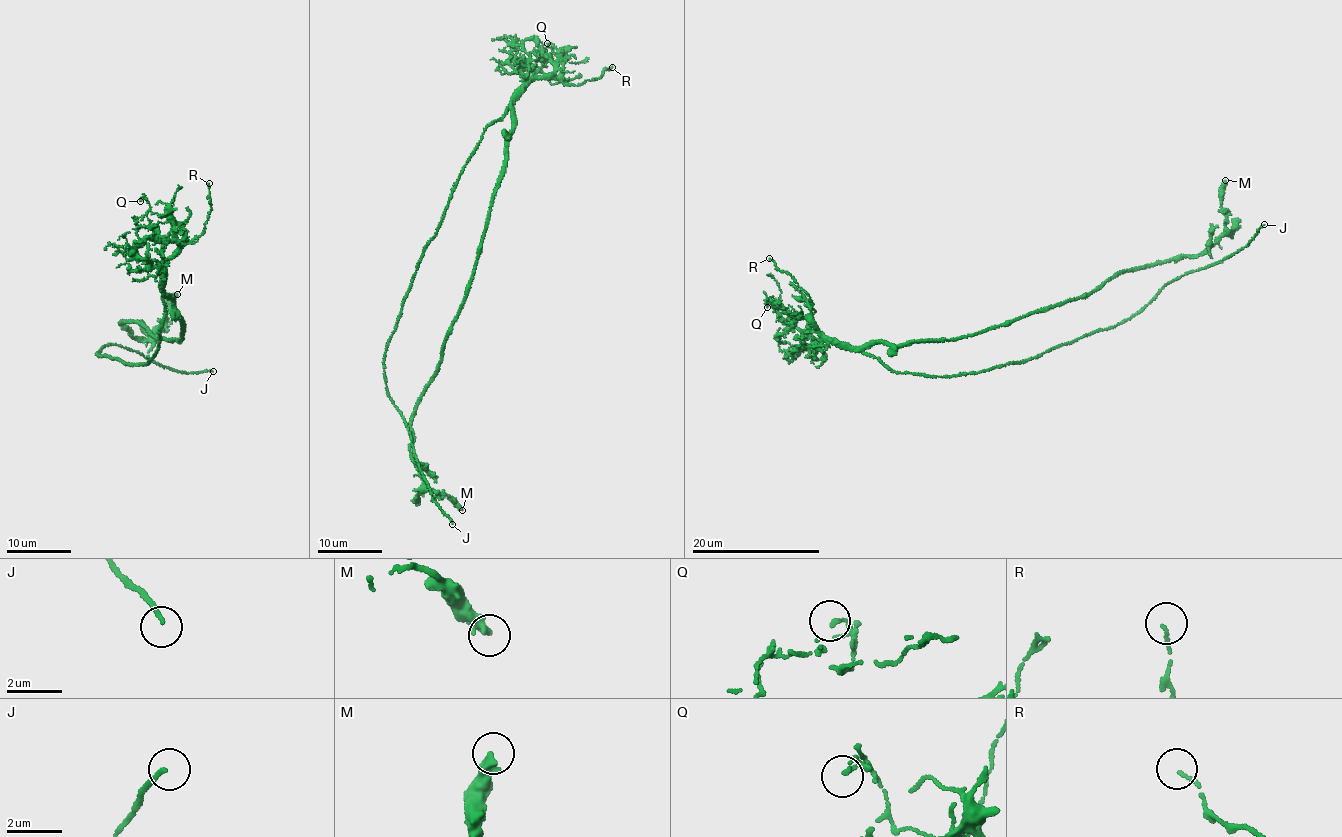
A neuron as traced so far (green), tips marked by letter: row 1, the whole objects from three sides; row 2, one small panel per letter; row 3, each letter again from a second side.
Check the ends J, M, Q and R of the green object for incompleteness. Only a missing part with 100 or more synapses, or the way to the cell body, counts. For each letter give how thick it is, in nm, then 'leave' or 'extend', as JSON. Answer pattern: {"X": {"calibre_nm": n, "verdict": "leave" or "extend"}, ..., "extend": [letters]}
{"J": {"calibre_nm": 150, "verdict": "extend"}, "M": {"calibre_nm": 400, "verdict": "leave"}, "Q": {"calibre_nm": 80, "verdict": "leave"}, "R": {"calibre_nm": 100, "verdict": "leave"}, "extend": ["J"]}

